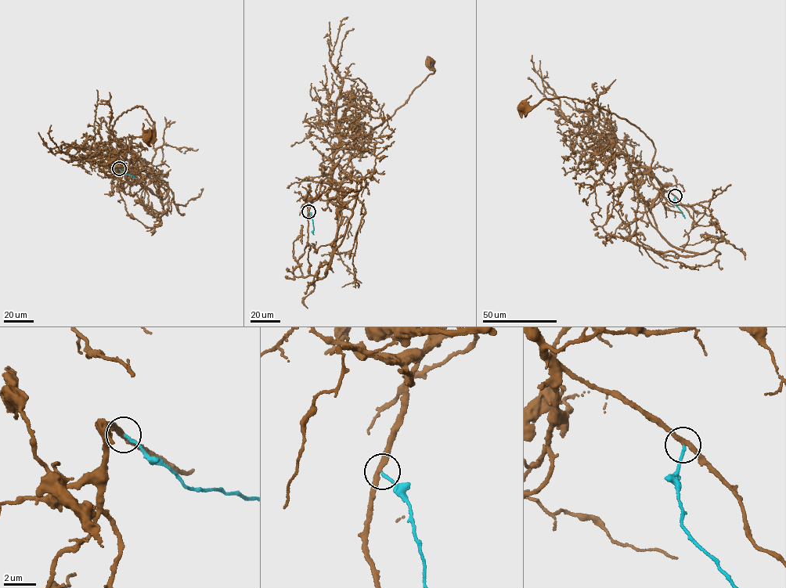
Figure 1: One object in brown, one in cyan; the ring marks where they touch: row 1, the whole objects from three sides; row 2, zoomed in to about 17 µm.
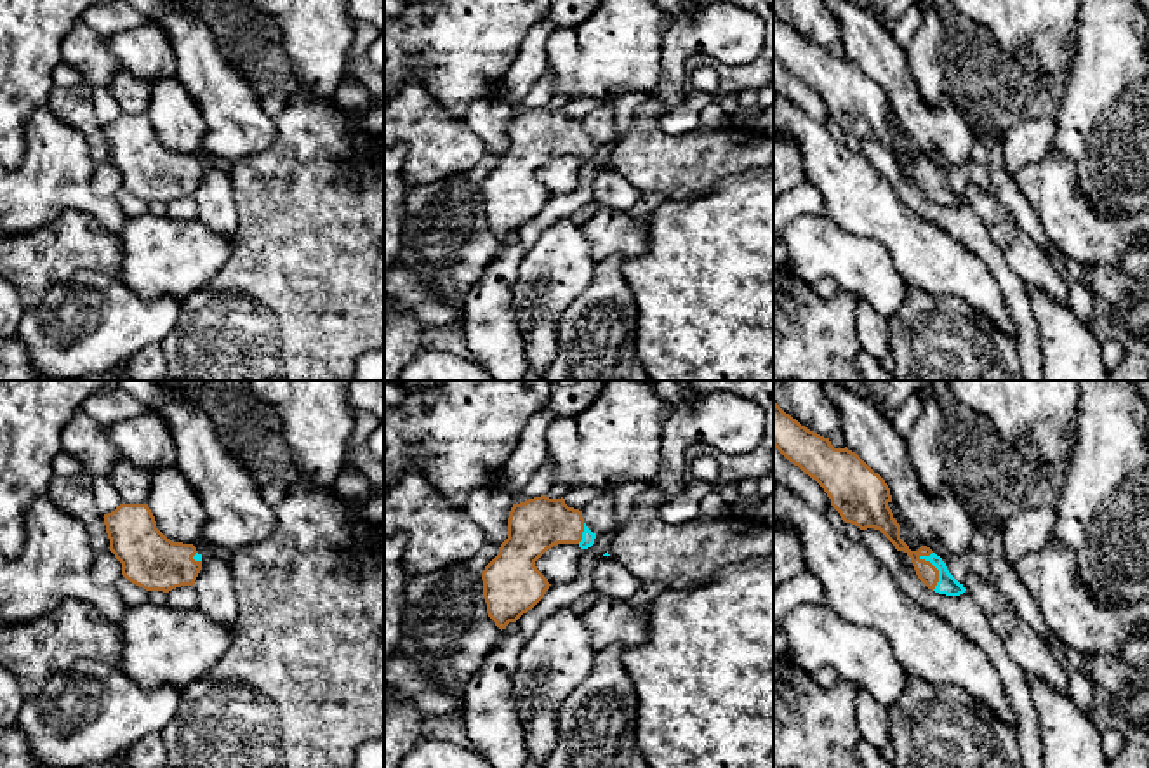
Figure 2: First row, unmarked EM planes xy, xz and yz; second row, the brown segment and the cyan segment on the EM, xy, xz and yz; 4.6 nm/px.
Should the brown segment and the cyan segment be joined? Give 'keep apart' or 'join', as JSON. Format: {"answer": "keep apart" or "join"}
{"answer": "join"}

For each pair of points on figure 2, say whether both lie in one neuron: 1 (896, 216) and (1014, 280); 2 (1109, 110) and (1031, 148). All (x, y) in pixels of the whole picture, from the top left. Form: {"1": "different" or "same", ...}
{"1": "different", "2": "different"}

